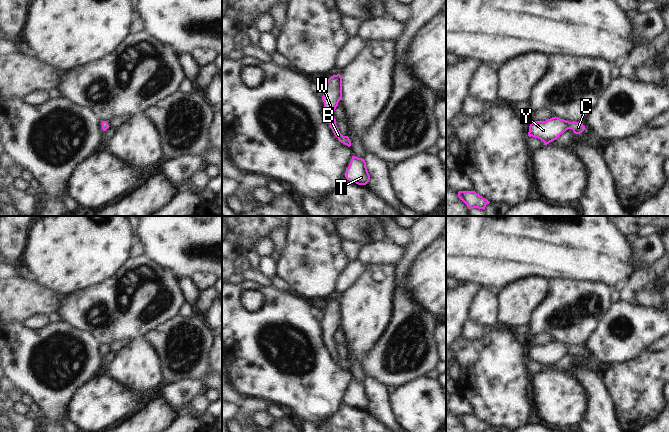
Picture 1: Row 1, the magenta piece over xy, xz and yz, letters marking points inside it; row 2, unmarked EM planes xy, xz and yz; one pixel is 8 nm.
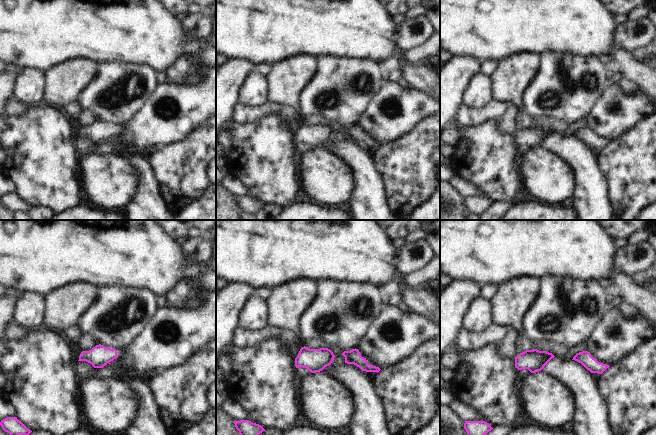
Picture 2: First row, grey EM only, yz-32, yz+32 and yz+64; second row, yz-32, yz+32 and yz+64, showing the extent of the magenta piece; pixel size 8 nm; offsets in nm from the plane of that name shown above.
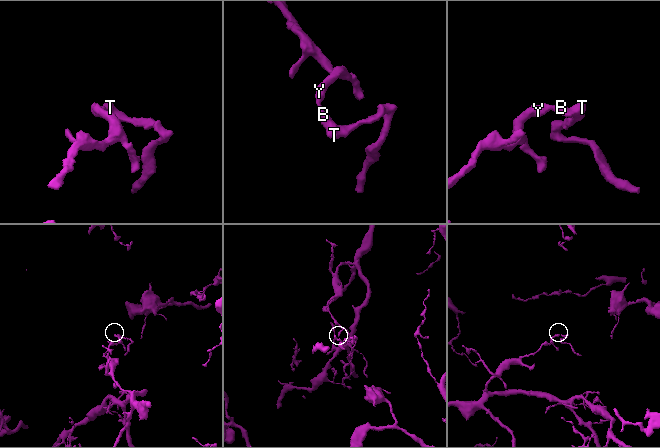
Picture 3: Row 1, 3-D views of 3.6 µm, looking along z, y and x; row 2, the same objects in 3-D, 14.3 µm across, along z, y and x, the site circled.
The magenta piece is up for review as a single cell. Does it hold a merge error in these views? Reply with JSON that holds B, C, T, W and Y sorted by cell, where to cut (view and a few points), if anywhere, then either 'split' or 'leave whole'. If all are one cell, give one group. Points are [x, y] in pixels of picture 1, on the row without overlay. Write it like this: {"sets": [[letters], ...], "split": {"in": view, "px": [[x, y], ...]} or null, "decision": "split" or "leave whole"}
{"sets": [["B", "C", "T", "W", "Y"]], "split": null, "decision": "leave whole"}

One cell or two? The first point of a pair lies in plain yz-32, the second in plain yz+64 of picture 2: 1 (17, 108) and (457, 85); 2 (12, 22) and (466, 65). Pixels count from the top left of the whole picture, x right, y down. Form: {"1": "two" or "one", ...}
{"1": "two", "2": "two"}

